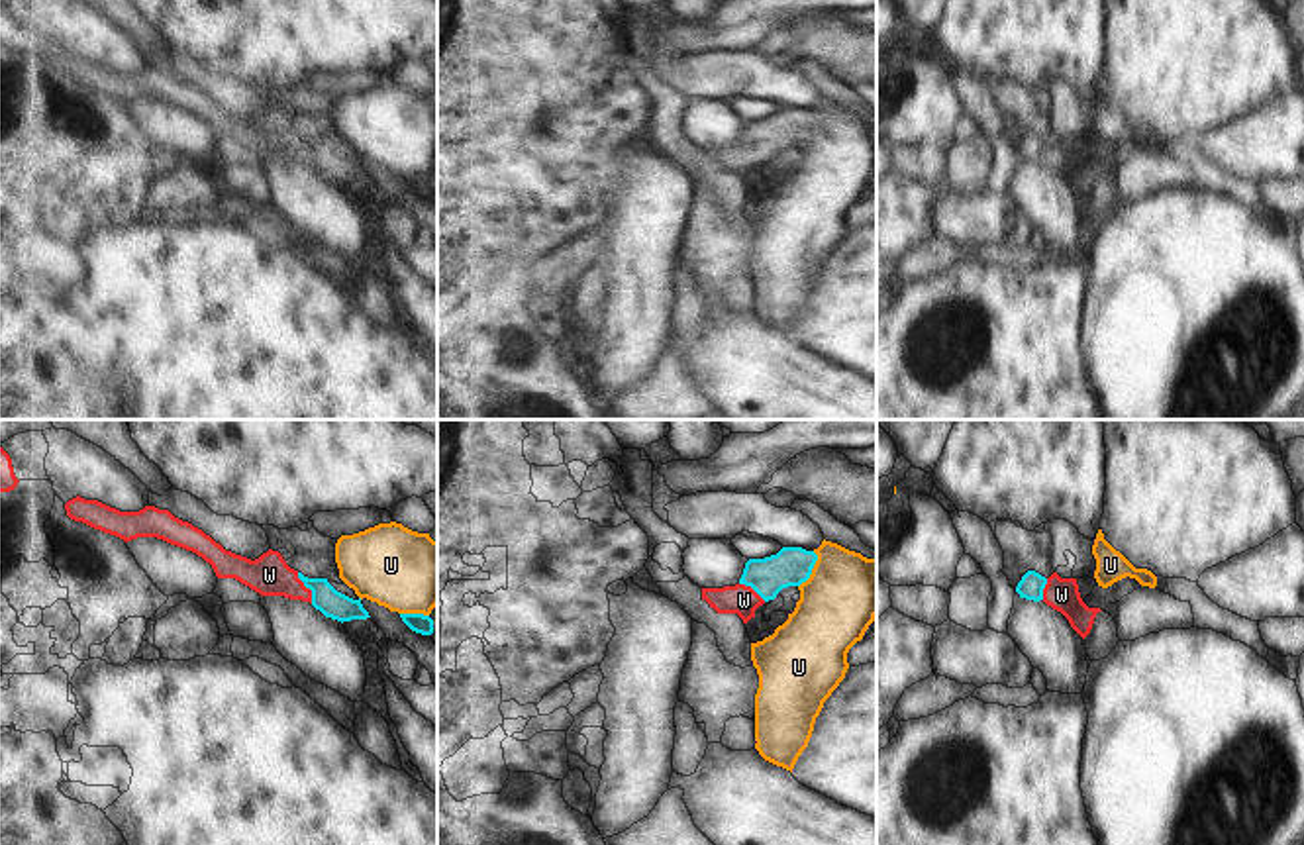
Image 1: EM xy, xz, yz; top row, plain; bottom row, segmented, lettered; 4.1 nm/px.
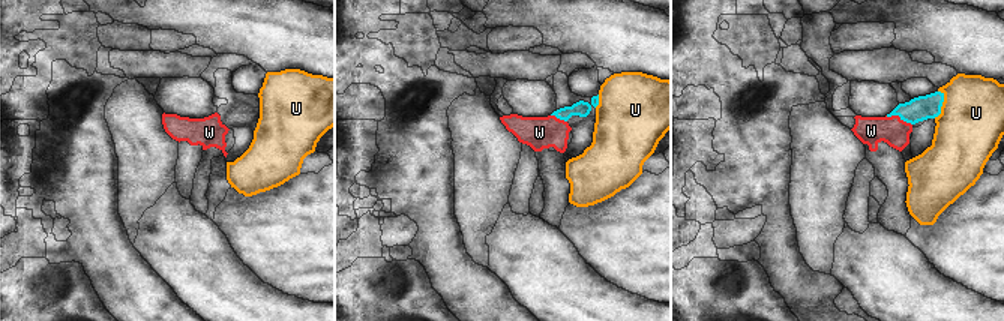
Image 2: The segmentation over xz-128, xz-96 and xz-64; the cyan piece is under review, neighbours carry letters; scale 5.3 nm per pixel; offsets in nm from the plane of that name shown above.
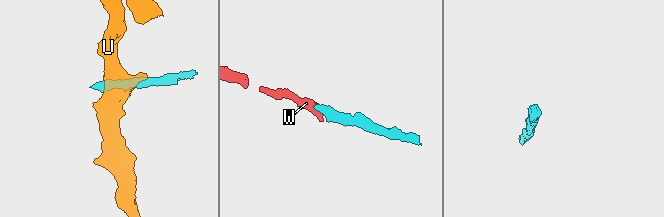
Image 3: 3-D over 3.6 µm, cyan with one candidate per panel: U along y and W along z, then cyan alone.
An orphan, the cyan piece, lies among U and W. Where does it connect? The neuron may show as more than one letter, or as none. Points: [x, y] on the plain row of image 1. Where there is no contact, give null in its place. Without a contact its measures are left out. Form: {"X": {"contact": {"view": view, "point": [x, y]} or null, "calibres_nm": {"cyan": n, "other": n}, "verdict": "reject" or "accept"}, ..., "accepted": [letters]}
{"U": {"contact": {"view": "xz", "point": [812, 128]}, "calibres_nm": {"cyan": 160, "other": 320}, "verdict": "reject"}, "W": {"contact": {"view": "xy", "point": [308, 148]}, "calibres_nm": {"cyan": 120, "other": 170}, "verdict": "accept"}, "accepted": ["W"]}

